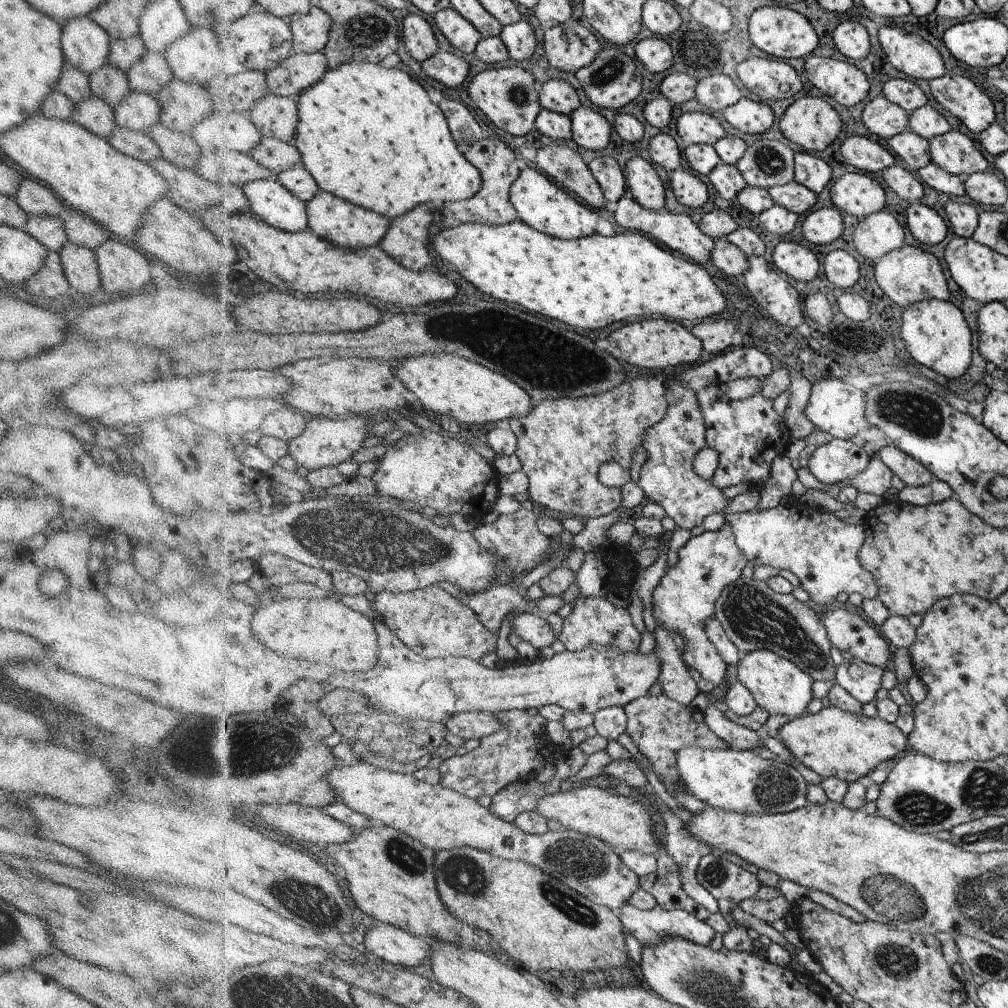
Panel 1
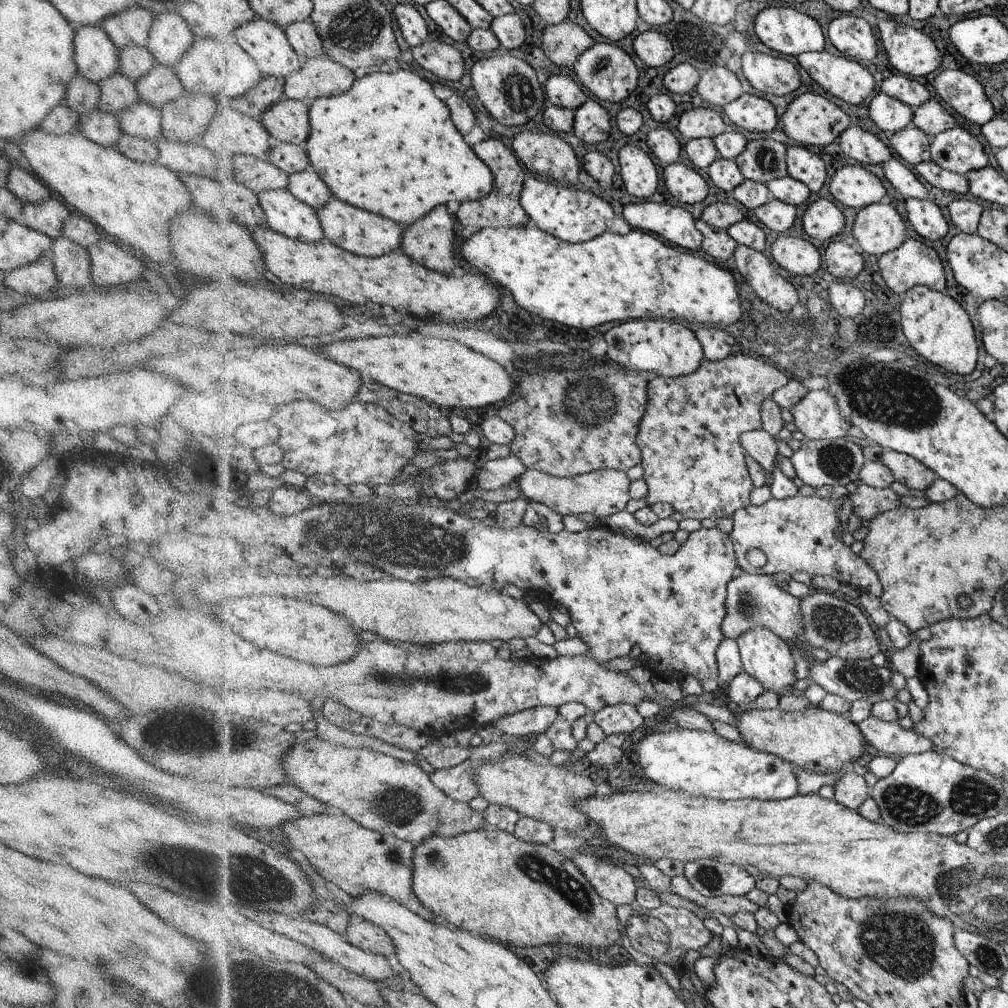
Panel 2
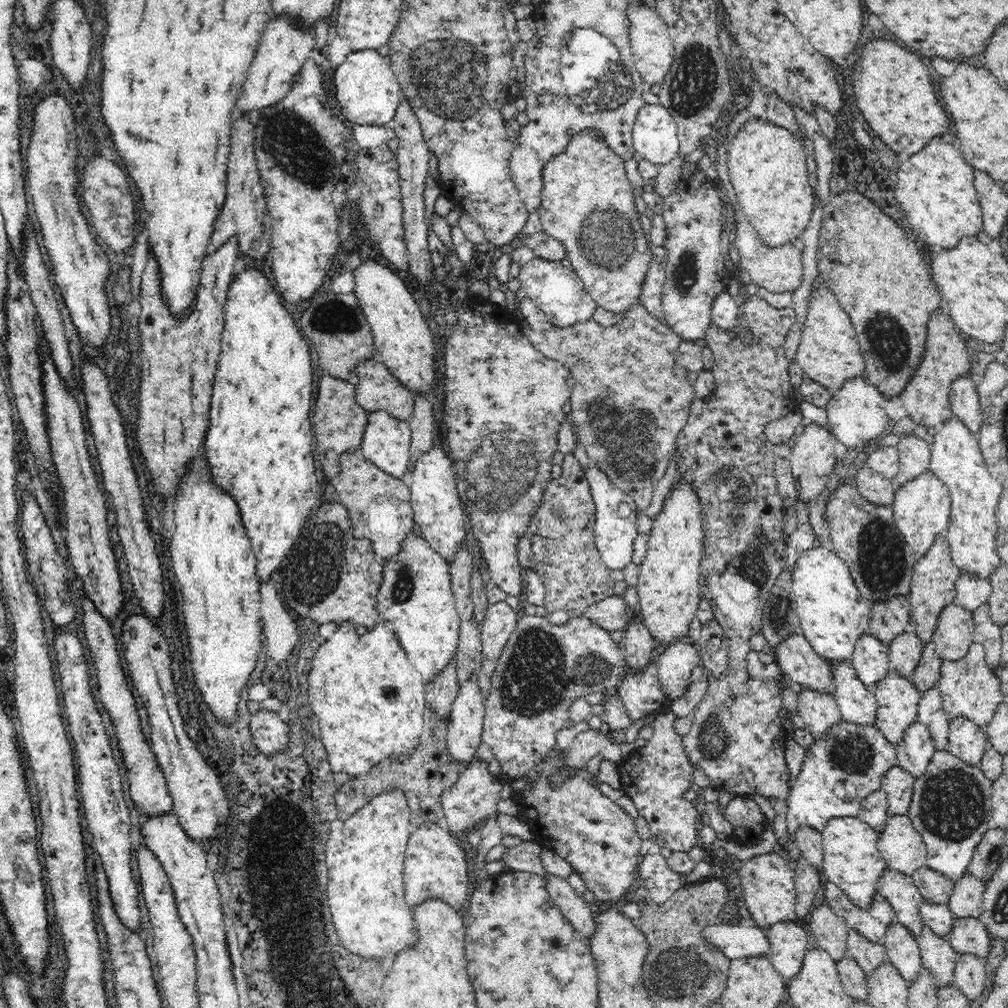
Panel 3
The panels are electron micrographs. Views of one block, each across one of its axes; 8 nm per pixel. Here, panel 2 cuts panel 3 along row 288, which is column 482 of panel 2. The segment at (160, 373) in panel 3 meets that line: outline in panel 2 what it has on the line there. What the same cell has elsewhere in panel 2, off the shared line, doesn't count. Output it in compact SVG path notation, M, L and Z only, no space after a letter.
M487 137L482 142L476 143L474 151L491 169L495 177L494 188L483 199L461 203L456 214L463 226L474 226L474 228L496 228L496 227L523 227L531 222L527 211L522 205L522 192L524 170L518 164L516 156L498 140L498 138Z

